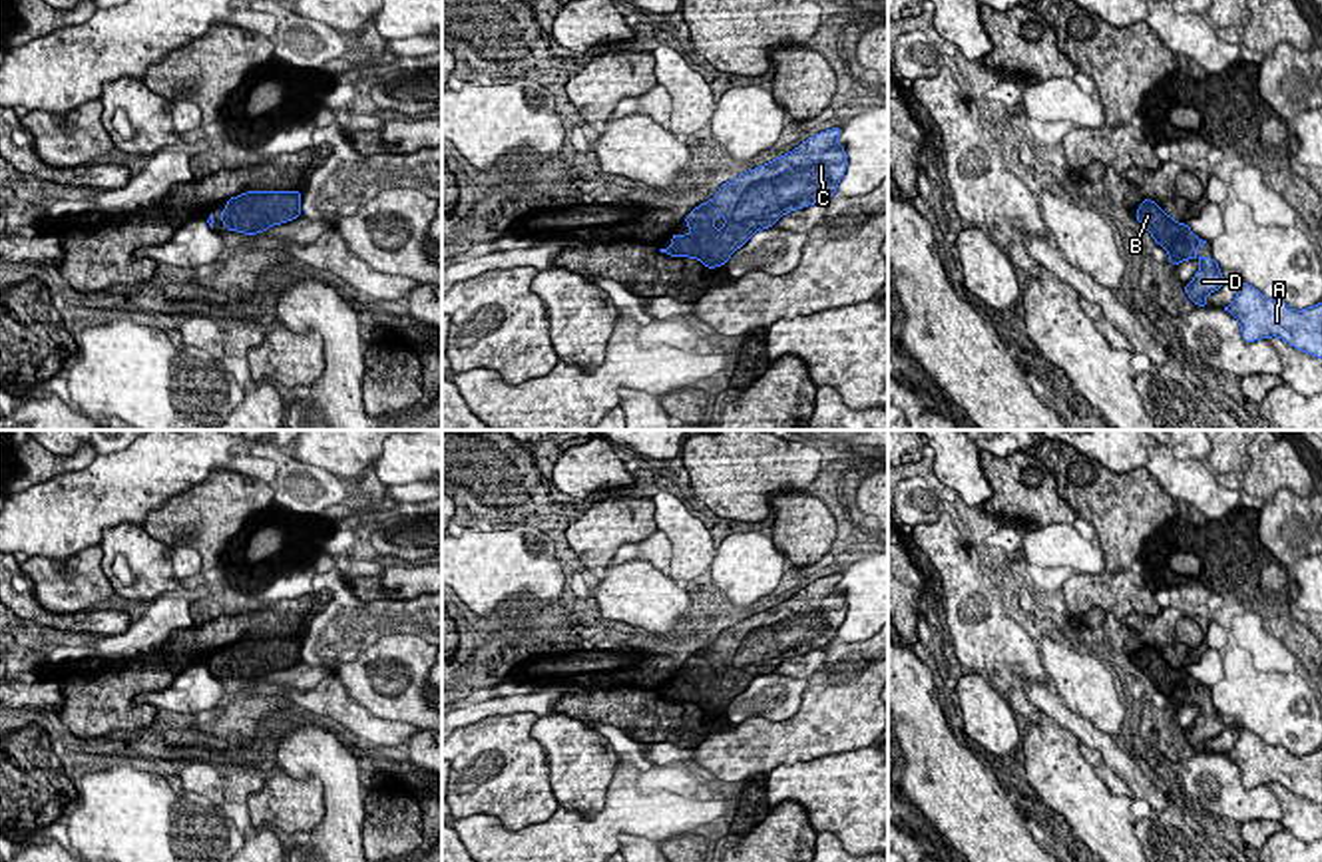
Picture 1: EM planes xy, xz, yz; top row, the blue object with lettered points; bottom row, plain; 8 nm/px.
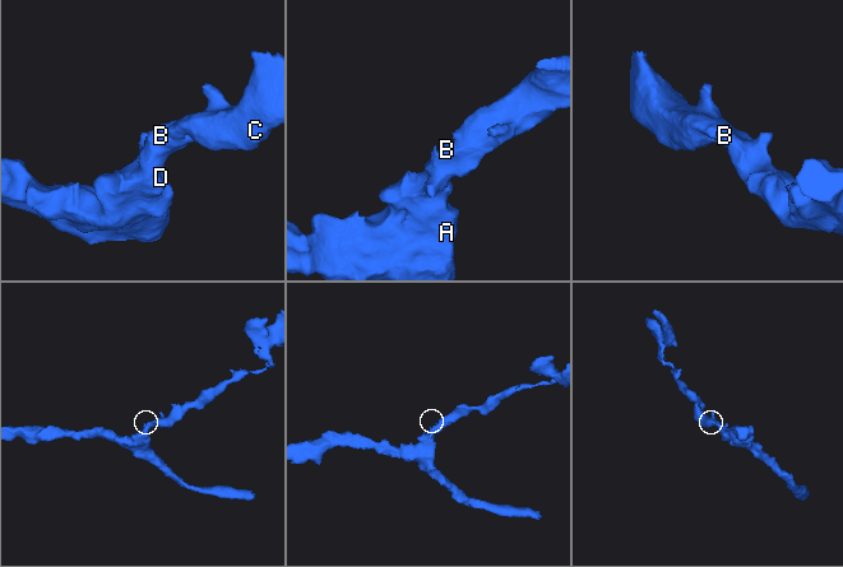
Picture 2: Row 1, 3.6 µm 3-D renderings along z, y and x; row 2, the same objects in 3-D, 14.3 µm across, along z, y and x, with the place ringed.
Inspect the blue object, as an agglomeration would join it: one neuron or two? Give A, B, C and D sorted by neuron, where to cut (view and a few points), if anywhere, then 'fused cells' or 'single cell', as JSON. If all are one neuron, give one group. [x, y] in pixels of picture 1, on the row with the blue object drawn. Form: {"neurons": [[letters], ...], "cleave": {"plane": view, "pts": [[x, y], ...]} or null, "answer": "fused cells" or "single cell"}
{"neurons": [["A", "B", "C", "D"]], "cleave": null, "answer": "single cell"}

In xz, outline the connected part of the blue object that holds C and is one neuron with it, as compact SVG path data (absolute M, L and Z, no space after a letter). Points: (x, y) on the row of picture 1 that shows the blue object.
M842 127L814 133L790 153L723 183L713 199L683 217L691 233L675 233L671 247L659 251L671 257L699 259L707 269L715 269L727 265L731 255L747 245L753 233L772 227L784 213L824 203L836 193L848 165L846 149L836 143L840 133Z

